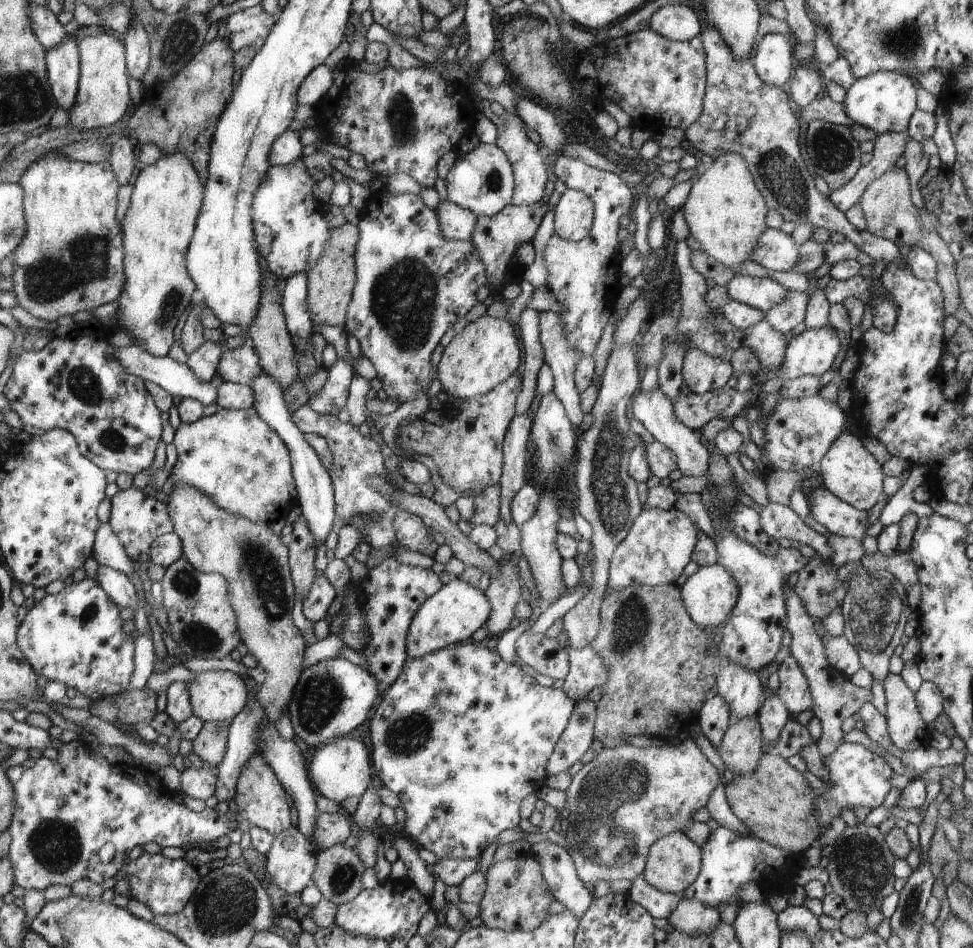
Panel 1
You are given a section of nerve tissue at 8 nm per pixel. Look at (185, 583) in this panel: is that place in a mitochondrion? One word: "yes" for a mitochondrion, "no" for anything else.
yes

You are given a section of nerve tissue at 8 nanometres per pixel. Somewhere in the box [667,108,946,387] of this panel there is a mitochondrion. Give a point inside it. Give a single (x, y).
(783, 180)

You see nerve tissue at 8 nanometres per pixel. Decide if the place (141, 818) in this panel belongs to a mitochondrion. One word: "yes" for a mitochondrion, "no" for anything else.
no

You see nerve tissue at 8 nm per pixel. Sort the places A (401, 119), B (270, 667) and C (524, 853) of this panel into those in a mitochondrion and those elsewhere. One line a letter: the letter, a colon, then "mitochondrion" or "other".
A: mitochondrion
B: other
C: other

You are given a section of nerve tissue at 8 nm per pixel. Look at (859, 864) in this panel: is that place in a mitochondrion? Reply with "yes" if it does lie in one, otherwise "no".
yes

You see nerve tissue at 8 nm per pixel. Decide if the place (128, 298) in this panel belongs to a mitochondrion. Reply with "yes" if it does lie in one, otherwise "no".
no

